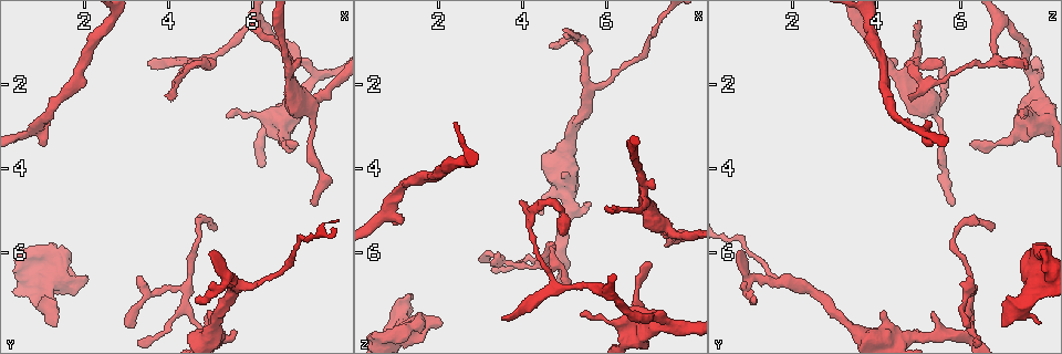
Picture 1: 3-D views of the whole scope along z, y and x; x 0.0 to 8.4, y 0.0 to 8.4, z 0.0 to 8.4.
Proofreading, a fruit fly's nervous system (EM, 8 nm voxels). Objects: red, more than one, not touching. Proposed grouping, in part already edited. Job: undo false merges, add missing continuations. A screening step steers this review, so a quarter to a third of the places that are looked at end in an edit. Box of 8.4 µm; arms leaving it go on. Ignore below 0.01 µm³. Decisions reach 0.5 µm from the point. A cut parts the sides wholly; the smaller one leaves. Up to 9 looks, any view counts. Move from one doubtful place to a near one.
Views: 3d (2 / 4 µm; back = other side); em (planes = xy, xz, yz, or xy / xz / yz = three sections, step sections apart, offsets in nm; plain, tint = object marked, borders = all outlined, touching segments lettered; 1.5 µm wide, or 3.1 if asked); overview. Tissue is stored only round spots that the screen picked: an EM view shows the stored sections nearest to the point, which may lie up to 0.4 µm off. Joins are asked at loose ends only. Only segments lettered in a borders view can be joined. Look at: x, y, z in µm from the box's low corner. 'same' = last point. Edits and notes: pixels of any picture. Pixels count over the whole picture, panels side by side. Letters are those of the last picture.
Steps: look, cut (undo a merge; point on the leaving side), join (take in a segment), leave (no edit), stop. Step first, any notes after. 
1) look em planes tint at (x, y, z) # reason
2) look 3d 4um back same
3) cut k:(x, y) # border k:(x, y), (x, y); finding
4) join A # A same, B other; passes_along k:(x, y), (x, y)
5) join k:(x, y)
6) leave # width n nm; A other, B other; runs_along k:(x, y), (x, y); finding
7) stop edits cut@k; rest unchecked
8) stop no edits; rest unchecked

look em xz step 8 borders at (1.50, 6.05, 7.85) # thick end

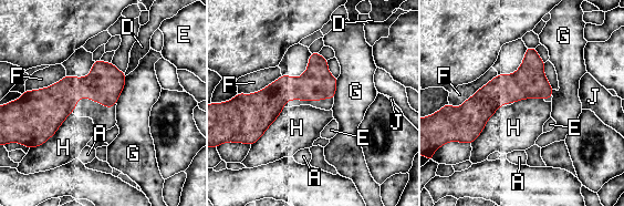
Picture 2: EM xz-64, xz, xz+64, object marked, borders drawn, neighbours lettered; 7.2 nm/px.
look em planes borders same

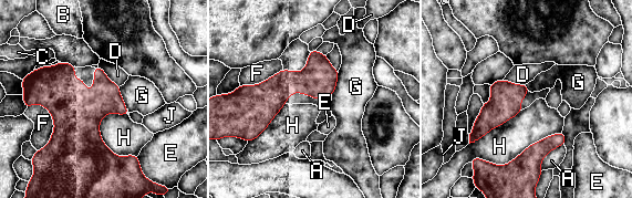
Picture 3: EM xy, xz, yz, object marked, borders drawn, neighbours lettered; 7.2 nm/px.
leave # longest_contact H 380 nm; A other, B other, C other, D other, E other, F other, G other, H other, J other; border 3:(106, 113), (103, 143), (136, 156); no lettered segment goes on from it

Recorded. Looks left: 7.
look em planes tint at (1.25, 7.80, 7.00)

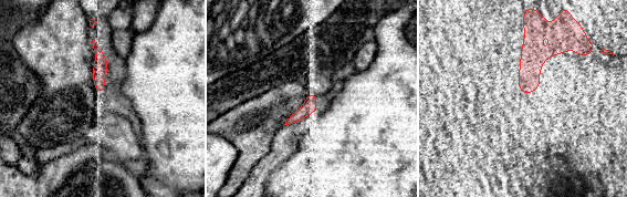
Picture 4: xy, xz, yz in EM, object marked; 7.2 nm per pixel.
look em planes borders same # see the neighbours

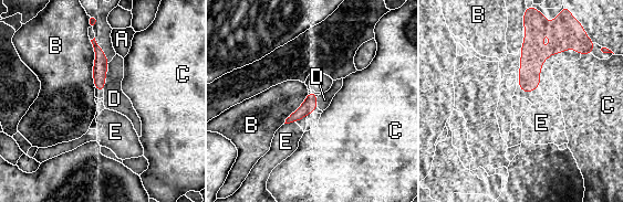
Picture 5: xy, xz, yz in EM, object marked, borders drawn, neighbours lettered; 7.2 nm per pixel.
join D # longest_contact B 340 nm; A other, B other, C other, D same, E other; it goes on there

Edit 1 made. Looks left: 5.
look 3d 2um at (3.30, 6.60, 6.20) # free end

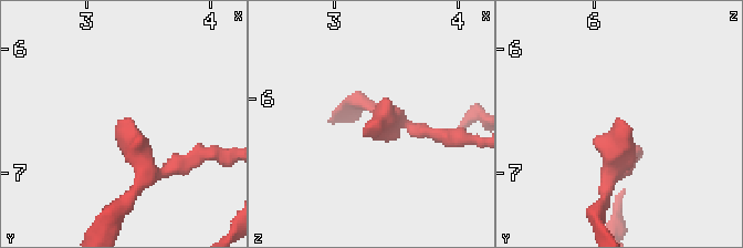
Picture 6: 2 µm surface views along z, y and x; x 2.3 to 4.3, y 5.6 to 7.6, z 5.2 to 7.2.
look em xz step 4 tint at (3.28, 6.56, 6.24) # now the EM

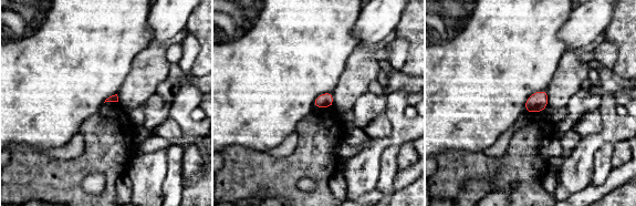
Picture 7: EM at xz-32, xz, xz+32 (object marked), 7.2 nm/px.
look em planes borders same # another direction

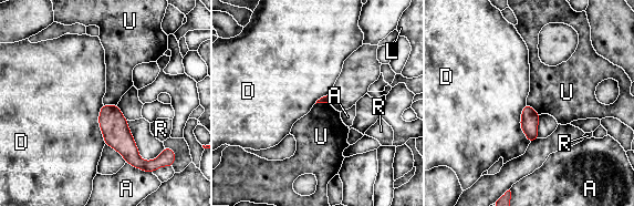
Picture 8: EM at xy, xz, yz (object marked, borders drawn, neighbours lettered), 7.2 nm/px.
leave # A other, D other, L other, R other, U other; border 8:(103, 103), (116, 105); no lettered segment goes on from it

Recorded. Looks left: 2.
stop edits join@5; rest unchecked

